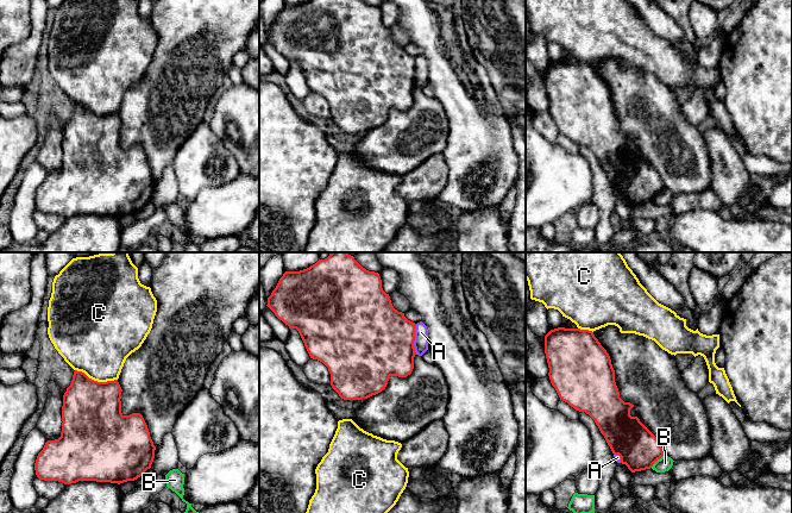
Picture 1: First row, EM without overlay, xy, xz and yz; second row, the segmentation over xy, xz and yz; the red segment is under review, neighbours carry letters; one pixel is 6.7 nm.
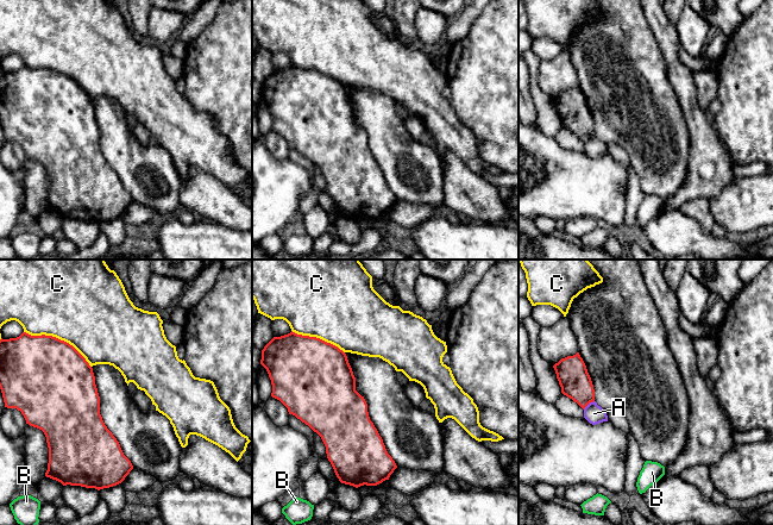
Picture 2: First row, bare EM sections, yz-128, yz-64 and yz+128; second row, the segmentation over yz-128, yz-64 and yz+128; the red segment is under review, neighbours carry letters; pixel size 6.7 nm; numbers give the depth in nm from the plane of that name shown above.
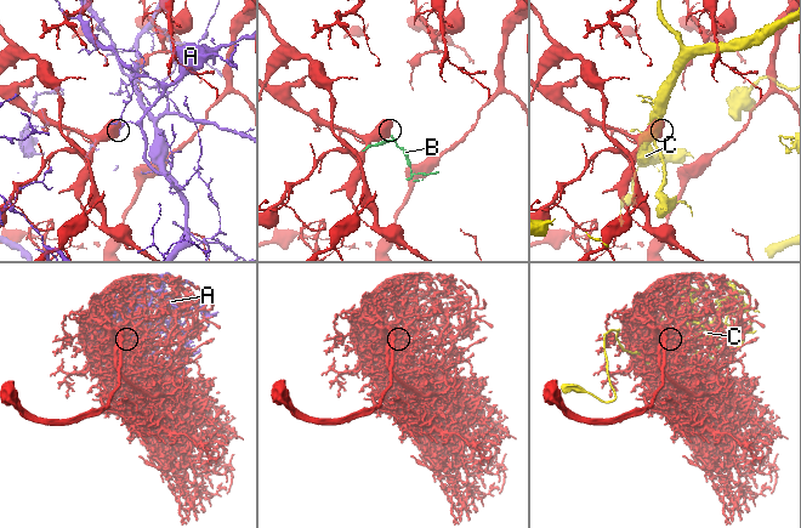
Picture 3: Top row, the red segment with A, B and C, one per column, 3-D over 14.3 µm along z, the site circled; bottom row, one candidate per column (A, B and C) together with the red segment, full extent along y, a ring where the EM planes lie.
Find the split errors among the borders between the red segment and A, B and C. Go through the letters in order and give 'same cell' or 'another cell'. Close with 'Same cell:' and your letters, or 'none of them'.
A: another cell
B: another cell
C: another cell
Same cell: none of them

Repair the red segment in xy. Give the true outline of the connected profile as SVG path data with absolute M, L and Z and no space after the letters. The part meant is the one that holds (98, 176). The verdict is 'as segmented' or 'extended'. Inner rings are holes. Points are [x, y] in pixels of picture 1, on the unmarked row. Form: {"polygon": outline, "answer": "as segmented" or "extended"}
{"polygon": "M74 105L63 129L61 170L48 174L34 196L39 213L64 218L78 214L120 218L137 213L151 201L156 180L147 158L140 146L121 146L121 125L118 113L98 115L82 105Z", "answer": "as segmented"}

